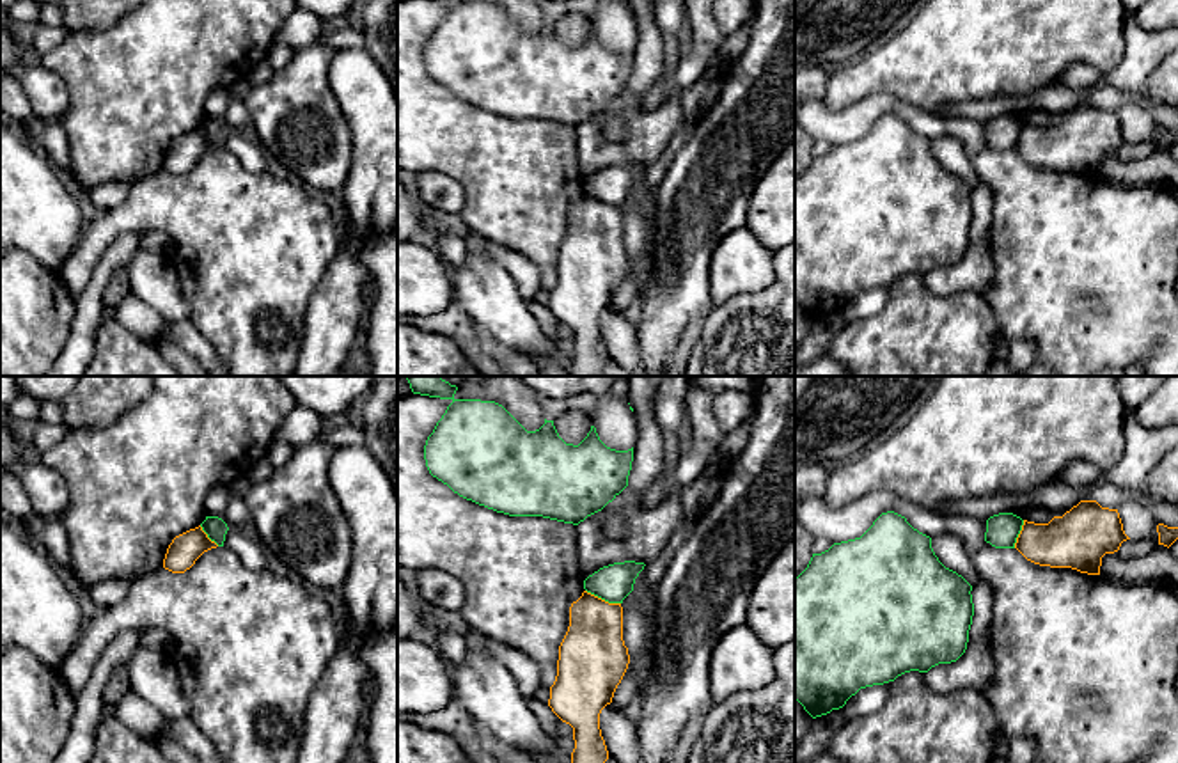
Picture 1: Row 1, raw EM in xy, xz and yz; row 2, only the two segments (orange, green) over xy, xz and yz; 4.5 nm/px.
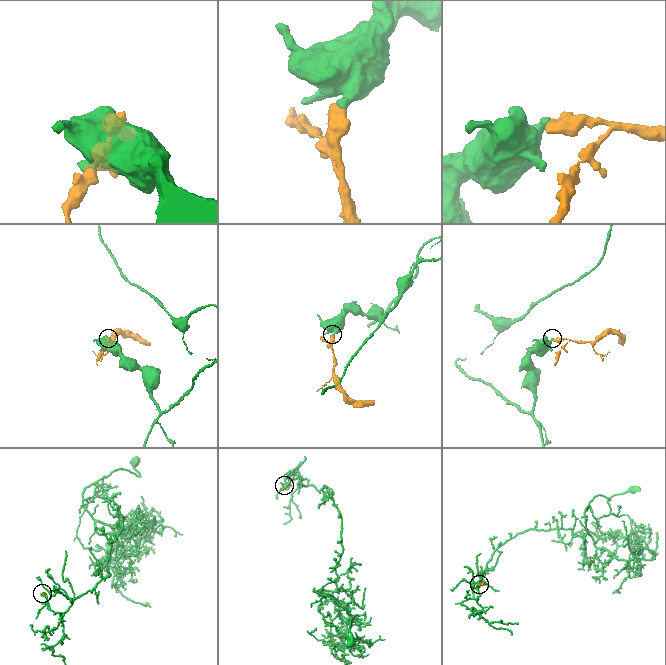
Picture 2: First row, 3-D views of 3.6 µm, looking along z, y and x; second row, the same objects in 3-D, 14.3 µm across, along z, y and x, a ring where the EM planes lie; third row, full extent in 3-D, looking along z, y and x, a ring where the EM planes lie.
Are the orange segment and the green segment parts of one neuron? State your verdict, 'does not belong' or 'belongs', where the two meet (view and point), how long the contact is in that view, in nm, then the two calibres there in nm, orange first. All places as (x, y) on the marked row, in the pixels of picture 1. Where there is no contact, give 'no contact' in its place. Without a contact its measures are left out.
does not belong; contact xz (604, 600); length 170 nm; calibres 300 and 170 nm

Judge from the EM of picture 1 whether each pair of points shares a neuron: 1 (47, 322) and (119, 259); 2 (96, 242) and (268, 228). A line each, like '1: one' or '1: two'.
1: two
2: one

